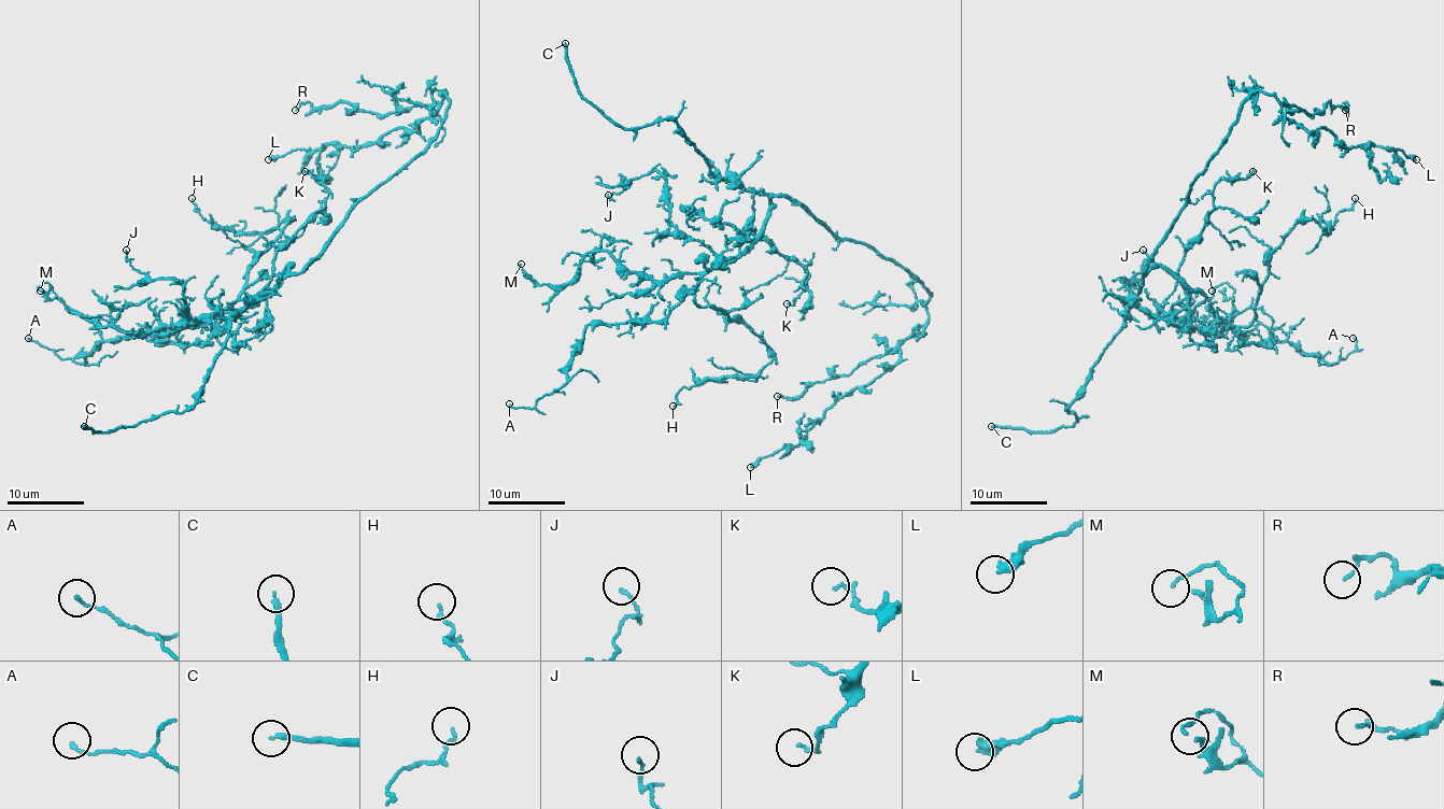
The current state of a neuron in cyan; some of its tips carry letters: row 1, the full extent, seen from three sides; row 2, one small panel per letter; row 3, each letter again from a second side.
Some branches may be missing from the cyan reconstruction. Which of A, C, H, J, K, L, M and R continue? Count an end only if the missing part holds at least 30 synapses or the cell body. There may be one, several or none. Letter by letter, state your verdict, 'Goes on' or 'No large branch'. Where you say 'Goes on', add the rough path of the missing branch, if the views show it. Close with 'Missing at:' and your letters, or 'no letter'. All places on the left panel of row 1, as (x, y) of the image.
A: No large branch
C: Goes on
H: No large branch
J: No large branch
K: No large branch
L: No large branch
M: No large branch
R: No large branch
Missing at: C

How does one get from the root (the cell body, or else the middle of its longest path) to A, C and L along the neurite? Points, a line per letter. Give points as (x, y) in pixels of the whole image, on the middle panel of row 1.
A: (813, 215), (773, 196), (765, 229), (663, 320), (589, 325), (565, 383), (533, 408), (509, 403)
C: (813, 215), (784, 196), (755, 195), (719, 181), (673, 119), (633, 129), (609, 122), (579, 90), (565, 43)
L: (813, 215), (911, 273), (931, 293), (929, 323), (900, 346), (892, 366), (811, 421), (797, 444), (750, 467)

